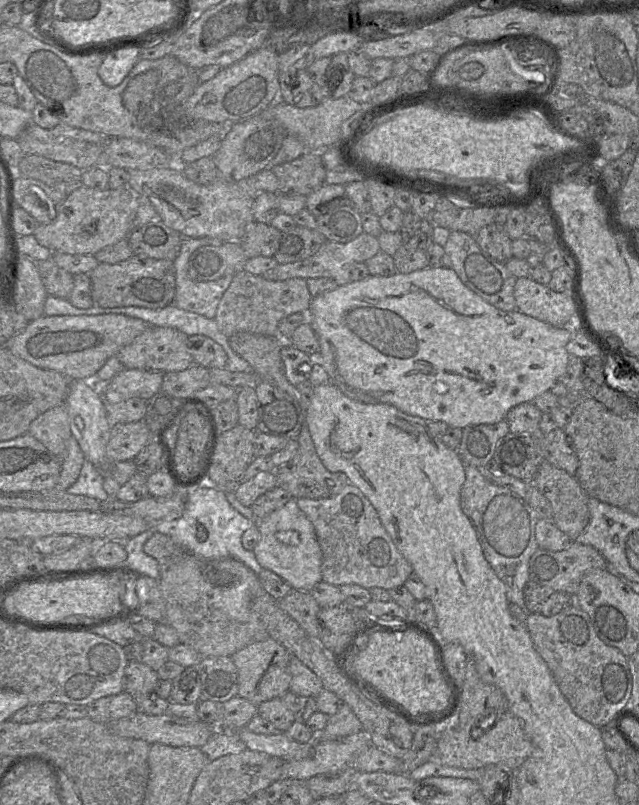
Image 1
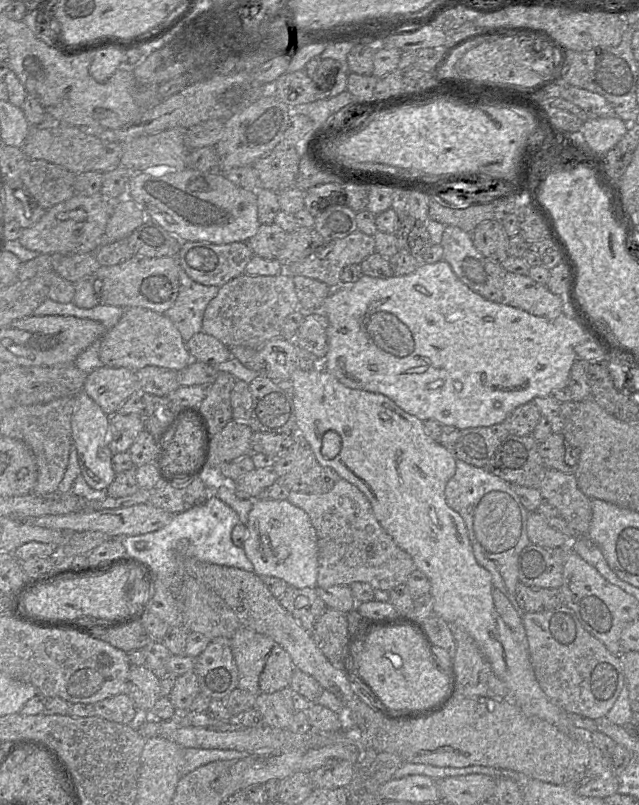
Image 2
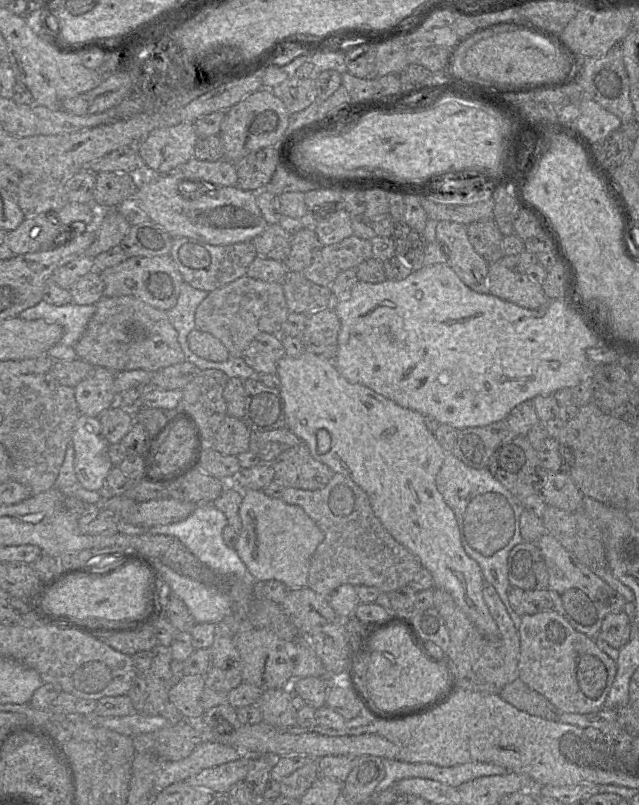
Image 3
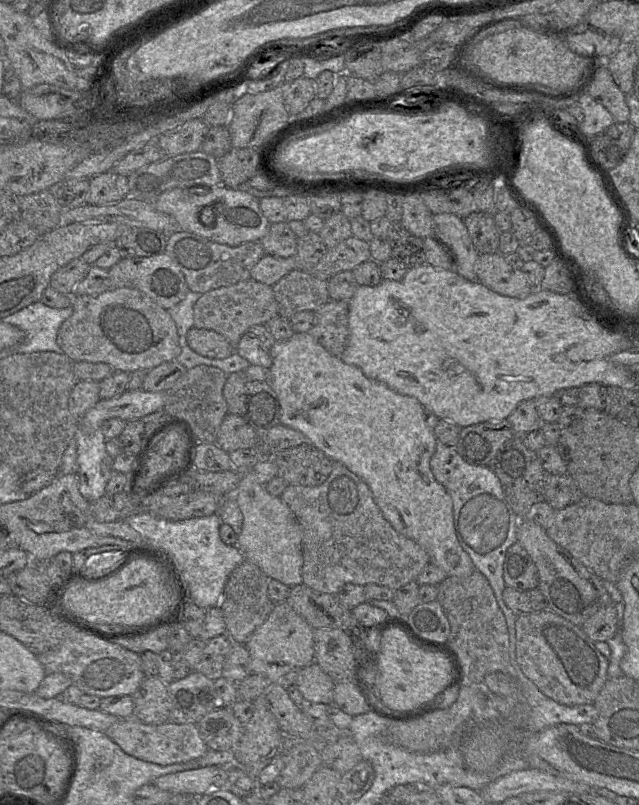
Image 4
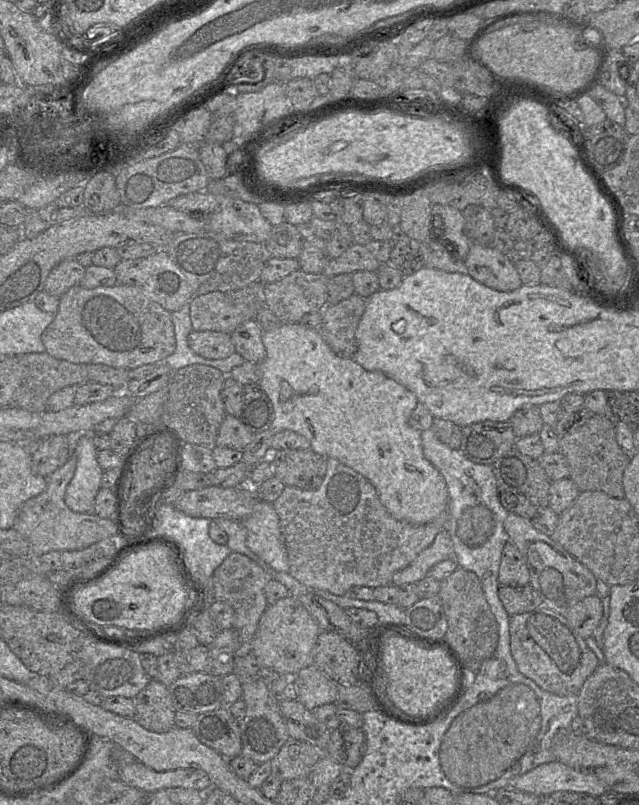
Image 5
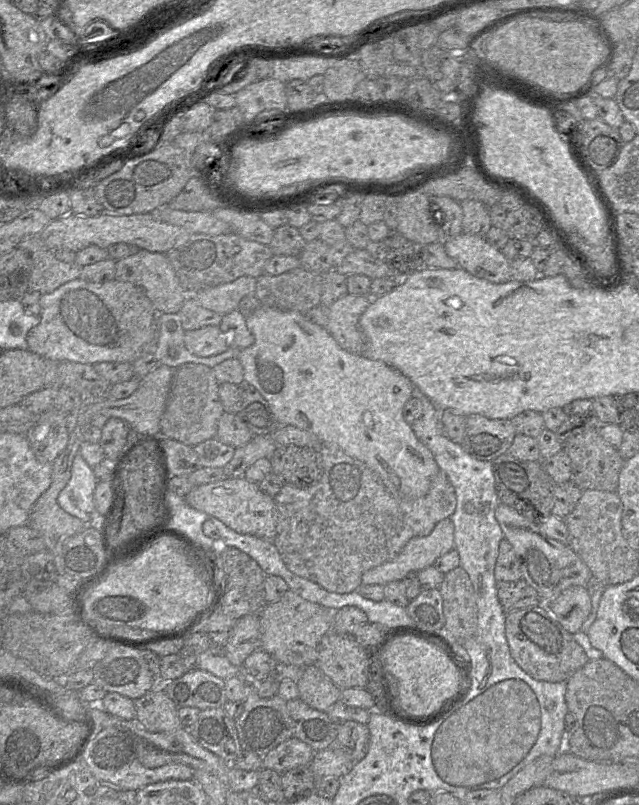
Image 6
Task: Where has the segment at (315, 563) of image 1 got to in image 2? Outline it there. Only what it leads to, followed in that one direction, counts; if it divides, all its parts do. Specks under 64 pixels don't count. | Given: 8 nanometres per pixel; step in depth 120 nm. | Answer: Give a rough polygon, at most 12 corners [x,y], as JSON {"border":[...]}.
{"border":[[254,500],[254,573],[316,588],[318,539],[286,500]]}

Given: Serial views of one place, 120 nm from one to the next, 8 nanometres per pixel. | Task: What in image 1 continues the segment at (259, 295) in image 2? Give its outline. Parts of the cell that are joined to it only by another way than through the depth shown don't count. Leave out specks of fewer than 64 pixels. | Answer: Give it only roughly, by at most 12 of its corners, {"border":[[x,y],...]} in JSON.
{"border":[[241,271],[215,320],[238,332],[277,336],[281,320],[307,314],[305,279],[273,281]]}

